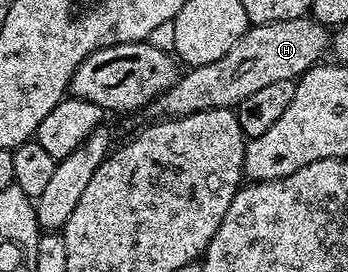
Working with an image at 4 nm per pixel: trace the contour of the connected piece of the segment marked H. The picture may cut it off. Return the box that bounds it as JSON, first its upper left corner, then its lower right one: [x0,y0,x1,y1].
[150,16,329,119]

